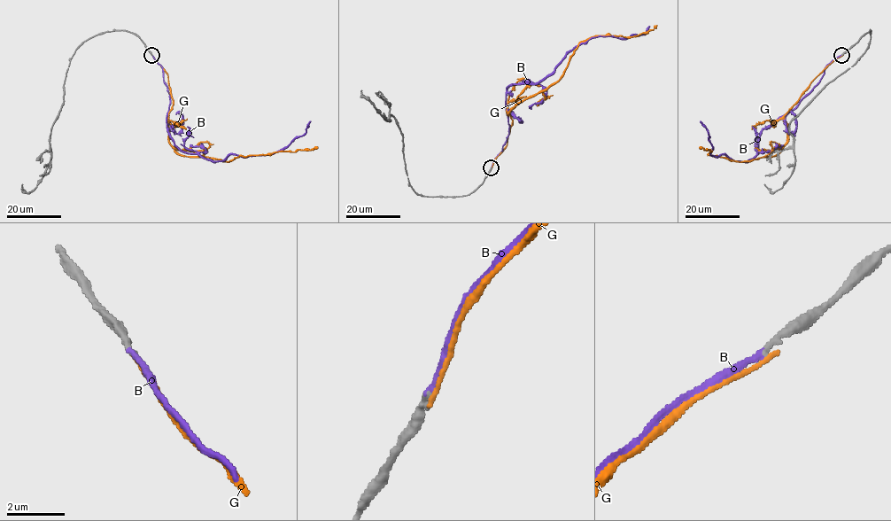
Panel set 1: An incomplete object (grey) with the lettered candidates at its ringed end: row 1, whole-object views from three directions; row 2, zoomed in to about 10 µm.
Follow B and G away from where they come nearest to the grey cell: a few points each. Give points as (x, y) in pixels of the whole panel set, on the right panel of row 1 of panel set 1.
B: (841, 54), (794, 108), (763, 129), (753, 159), (732, 160), (725, 154), (710, 154), (713, 145), (700, 121)
G: (841, 55), (818, 74), (784, 116), (787, 143), (778, 154), (740, 162), (710, 155), (711, 151), (699, 147)

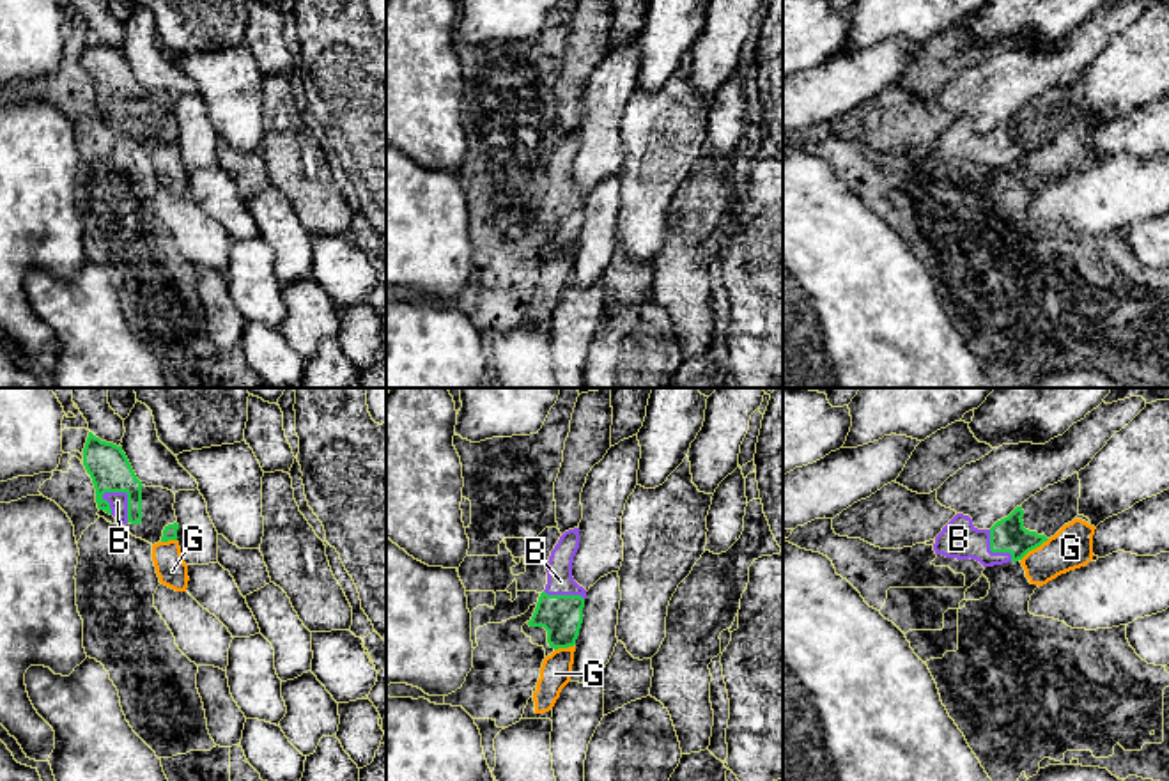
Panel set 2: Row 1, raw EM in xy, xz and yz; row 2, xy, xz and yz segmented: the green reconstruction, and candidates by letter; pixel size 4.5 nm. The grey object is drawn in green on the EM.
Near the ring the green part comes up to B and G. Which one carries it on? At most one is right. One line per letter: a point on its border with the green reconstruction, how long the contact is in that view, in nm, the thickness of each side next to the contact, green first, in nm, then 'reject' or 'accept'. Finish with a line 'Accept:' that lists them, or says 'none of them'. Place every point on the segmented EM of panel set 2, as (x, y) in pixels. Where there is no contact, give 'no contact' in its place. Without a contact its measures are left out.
B: xy (128, 498) | 180 nm | 190/80 nm | accept
G: yz (1035, 548) | 170 nm | 160/190 nm | reject
Accept: B

